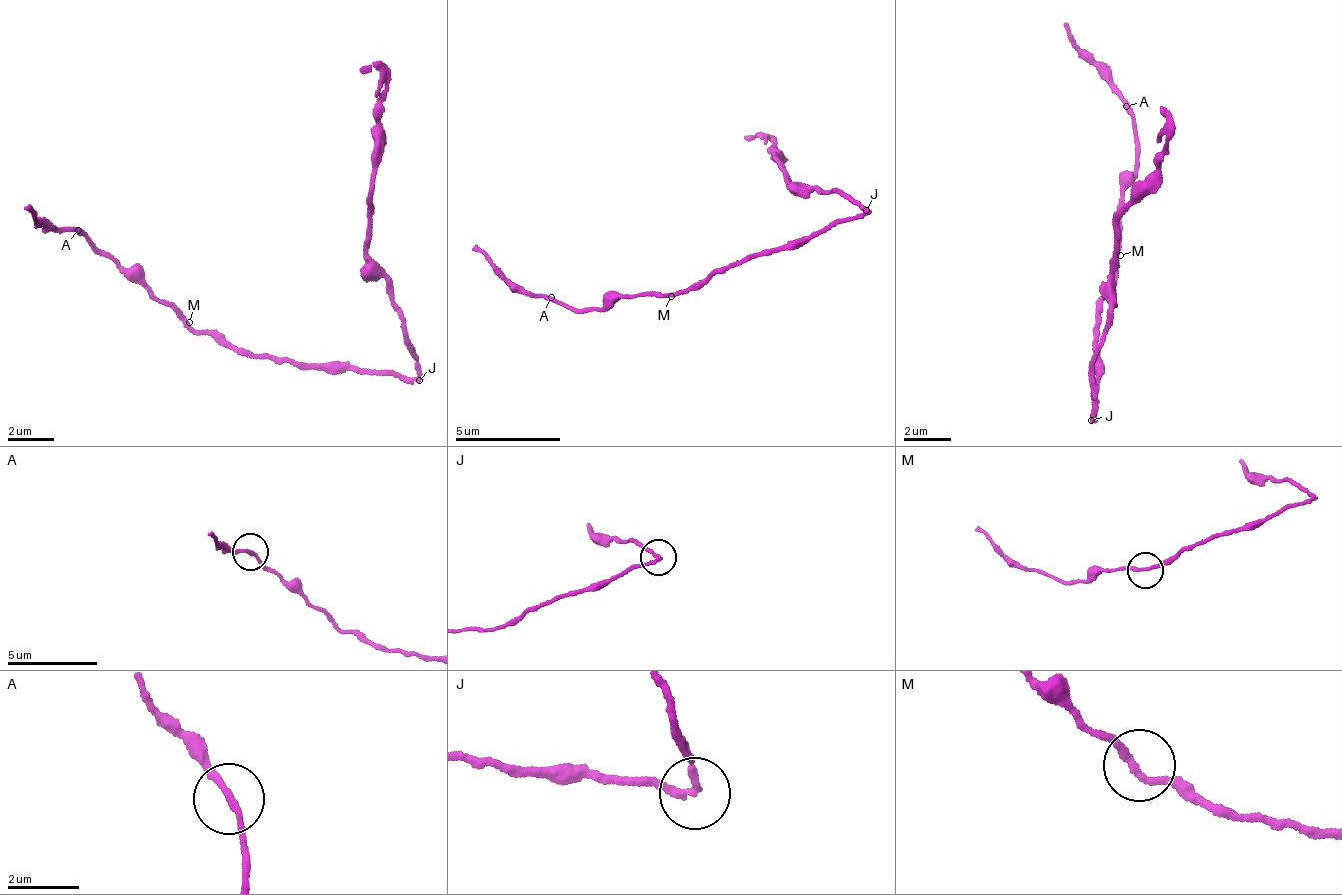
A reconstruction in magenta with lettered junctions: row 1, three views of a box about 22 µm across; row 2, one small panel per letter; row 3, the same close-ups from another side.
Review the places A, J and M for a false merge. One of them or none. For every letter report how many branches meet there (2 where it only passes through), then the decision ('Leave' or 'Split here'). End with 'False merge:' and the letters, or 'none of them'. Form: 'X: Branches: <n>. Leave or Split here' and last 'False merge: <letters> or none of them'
A: Branches: 2. Leave
J: Branches: 2. Split here
M: Branches: 2. Leave
False merge: J

